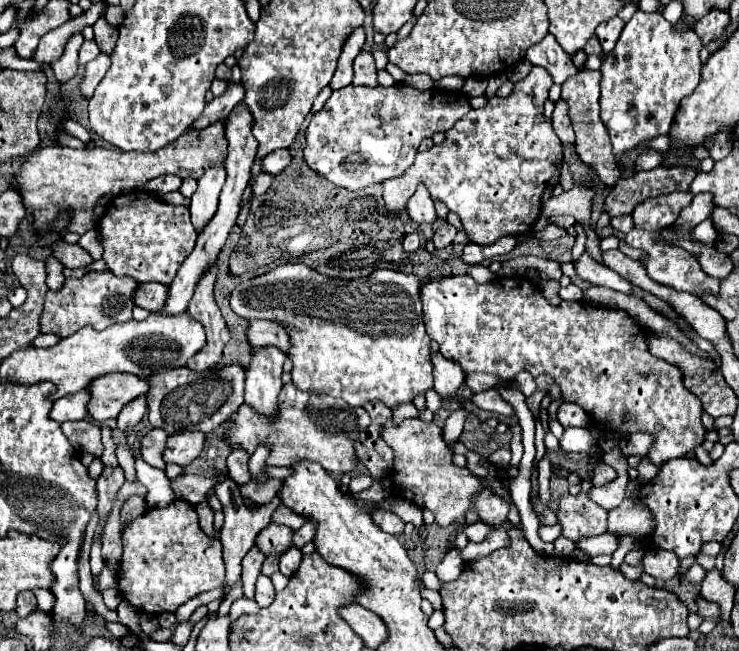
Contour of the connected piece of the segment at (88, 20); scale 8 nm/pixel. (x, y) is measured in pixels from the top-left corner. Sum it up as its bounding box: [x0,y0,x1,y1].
[32,3,104,63]

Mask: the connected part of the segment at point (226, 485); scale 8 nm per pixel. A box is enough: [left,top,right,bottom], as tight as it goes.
[214,481,282,597]

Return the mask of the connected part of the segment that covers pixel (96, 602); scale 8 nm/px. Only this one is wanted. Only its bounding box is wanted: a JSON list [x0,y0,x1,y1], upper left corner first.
[79,509,118,621]

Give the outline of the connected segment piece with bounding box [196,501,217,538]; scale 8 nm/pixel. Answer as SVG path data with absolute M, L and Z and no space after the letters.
M206 501L196 505L196 511L199 515L200 527L209 537L214 538L217 532L214 529L214 512Z

